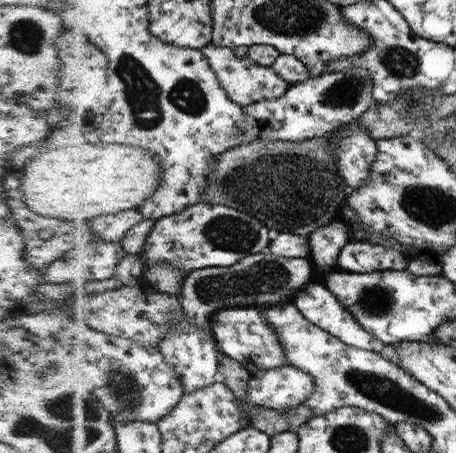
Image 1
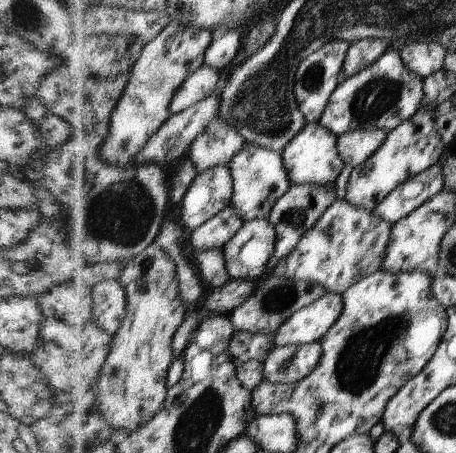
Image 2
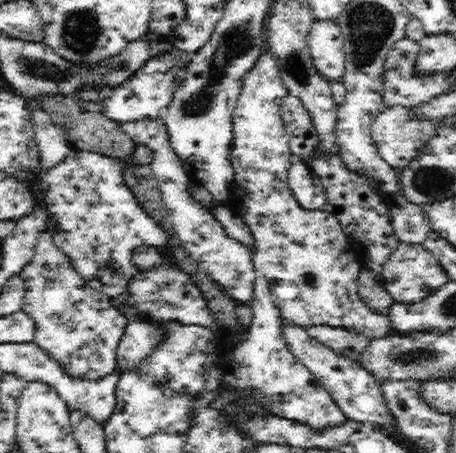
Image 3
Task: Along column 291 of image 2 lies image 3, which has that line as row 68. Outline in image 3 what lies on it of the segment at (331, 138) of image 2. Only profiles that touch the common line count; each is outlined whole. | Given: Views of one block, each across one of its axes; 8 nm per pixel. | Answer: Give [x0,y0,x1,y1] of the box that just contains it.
[103,50,191,122]

